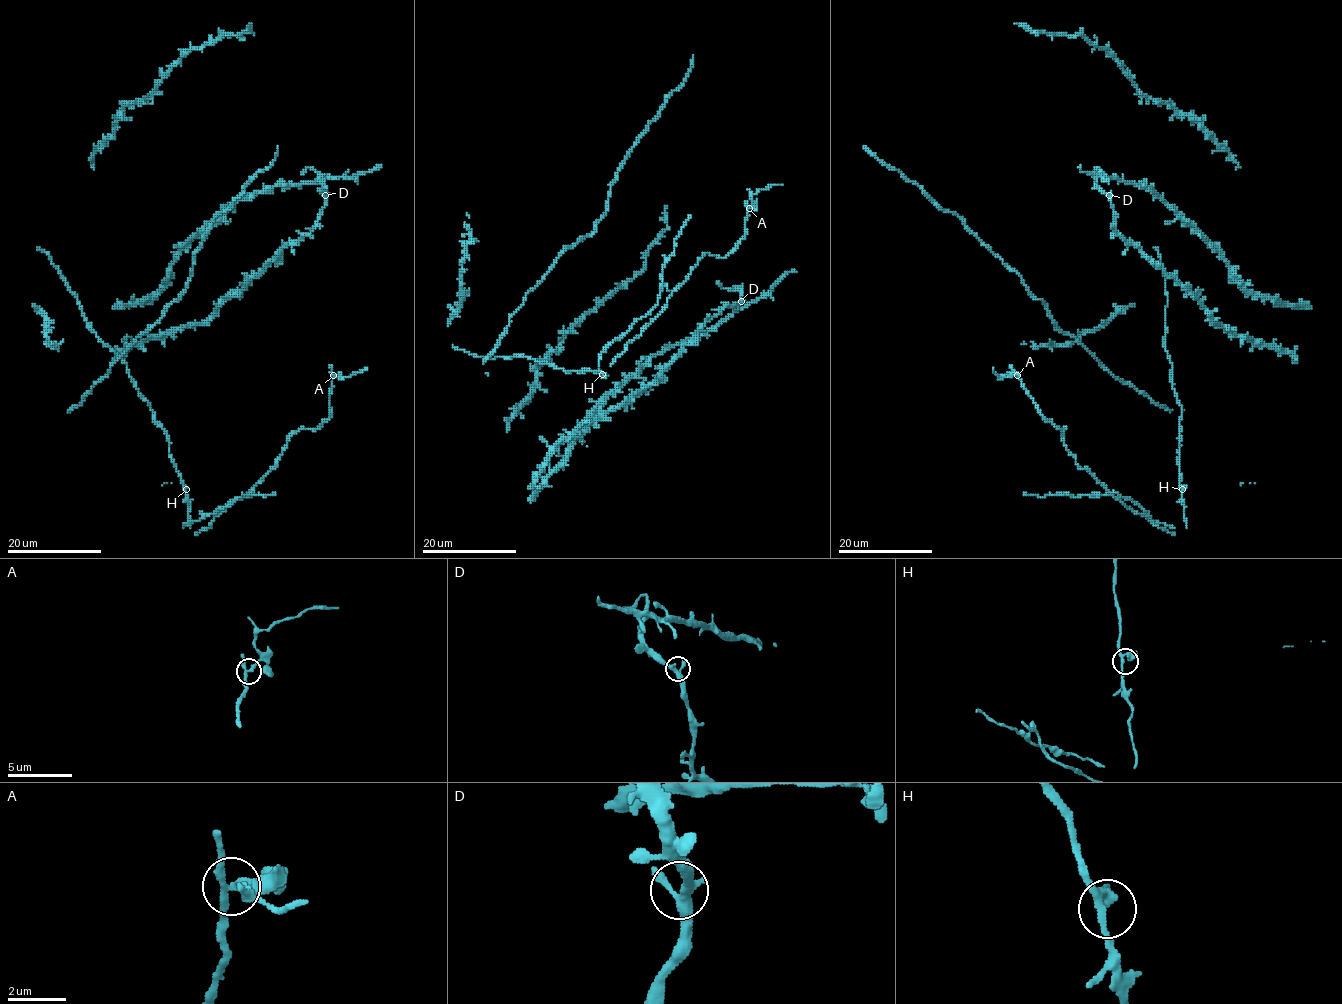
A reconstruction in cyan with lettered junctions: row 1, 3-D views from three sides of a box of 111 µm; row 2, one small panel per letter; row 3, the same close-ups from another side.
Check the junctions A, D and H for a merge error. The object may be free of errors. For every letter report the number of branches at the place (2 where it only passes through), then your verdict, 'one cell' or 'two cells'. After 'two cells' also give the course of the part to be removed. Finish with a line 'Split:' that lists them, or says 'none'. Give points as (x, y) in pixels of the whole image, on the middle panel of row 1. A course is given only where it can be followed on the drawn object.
A: 3 | two cells | (749, 209), (752, 204), (751, 196), (756, 192), (771, 185), (782, 185)
D: 3 | one cell
H: 3 | one cell
Split: A

